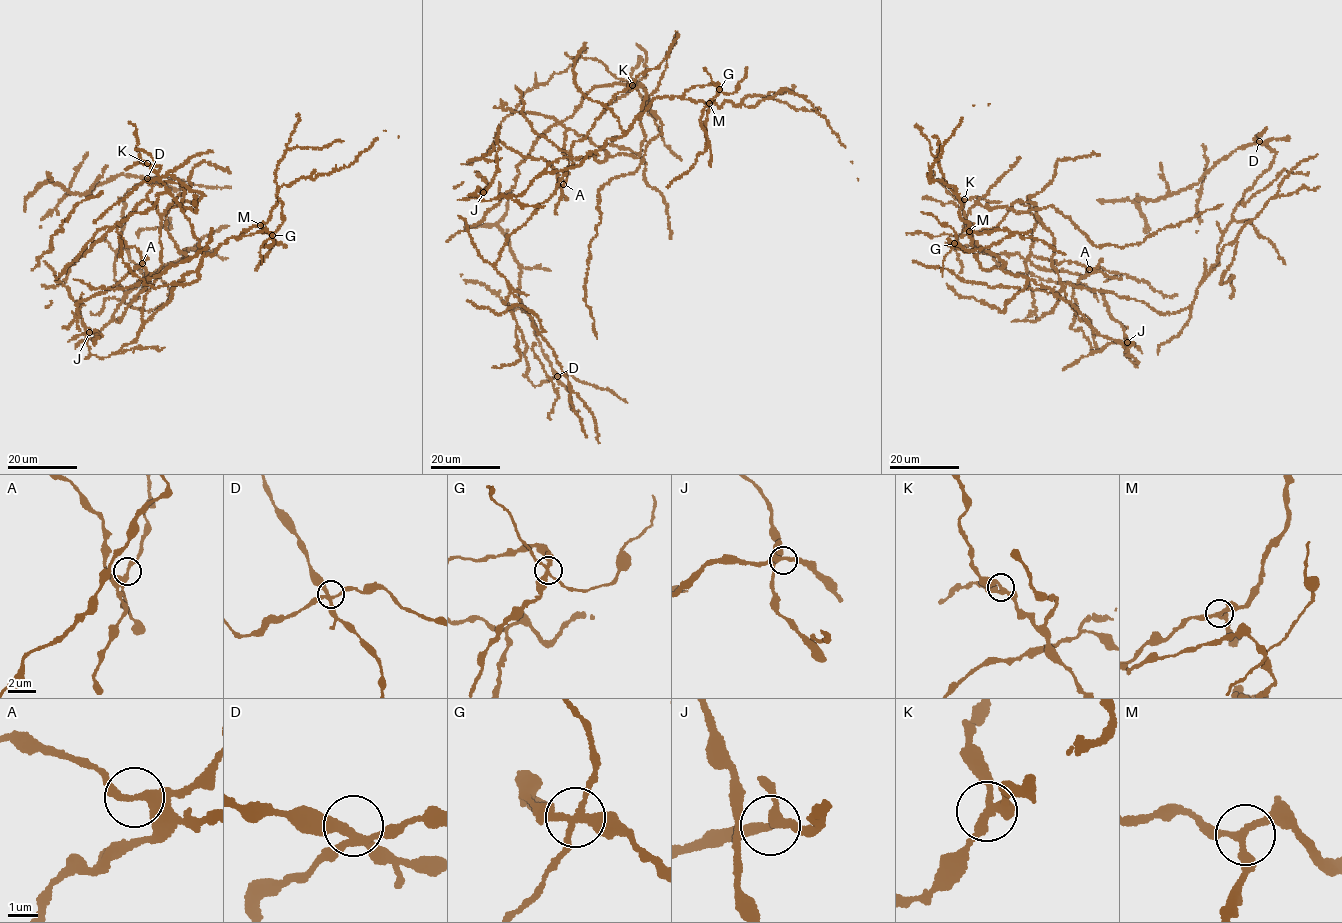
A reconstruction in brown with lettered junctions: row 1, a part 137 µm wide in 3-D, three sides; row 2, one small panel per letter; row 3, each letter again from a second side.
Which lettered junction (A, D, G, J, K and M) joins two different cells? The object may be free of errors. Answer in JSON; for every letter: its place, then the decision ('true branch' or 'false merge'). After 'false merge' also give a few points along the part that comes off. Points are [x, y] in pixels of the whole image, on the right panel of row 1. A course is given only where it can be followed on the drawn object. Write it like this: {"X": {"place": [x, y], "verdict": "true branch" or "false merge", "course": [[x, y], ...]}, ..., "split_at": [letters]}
{"A": {"place": [1089, 269], "verdict": "true branch"}, "D": {"place": [1259, 141], "verdict": "true branch"}, "G": {"place": [954, 243], "verdict": "false merge", "course": [[954, 243], [955, 232], [948, 225], [943, 226], [931, 214], [921, 211]]}, "J": {"place": [1127, 342], "verdict": "true branch"}, "K": {"place": [964, 199], "verdict": "true branch"}, "M": {"place": [969, 231], "verdict": "true branch"}, "split_at": ["G"]}

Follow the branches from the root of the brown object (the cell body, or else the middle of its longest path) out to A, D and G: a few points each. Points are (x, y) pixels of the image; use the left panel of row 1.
A: (144, 304), (161, 266), (162, 249), (159, 213), (146, 200), (117, 231), (126, 246), (137, 249), (142, 263)
D: (144, 304), (154, 273), (122, 321), (113, 316), (126, 293), (114, 270), (125, 219), (124, 195), (147, 178)
G: (144, 304), (142, 329), (169, 302), (183, 274), (197, 271), (202, 257), (230, 238), (266, 229), (272, 235)

